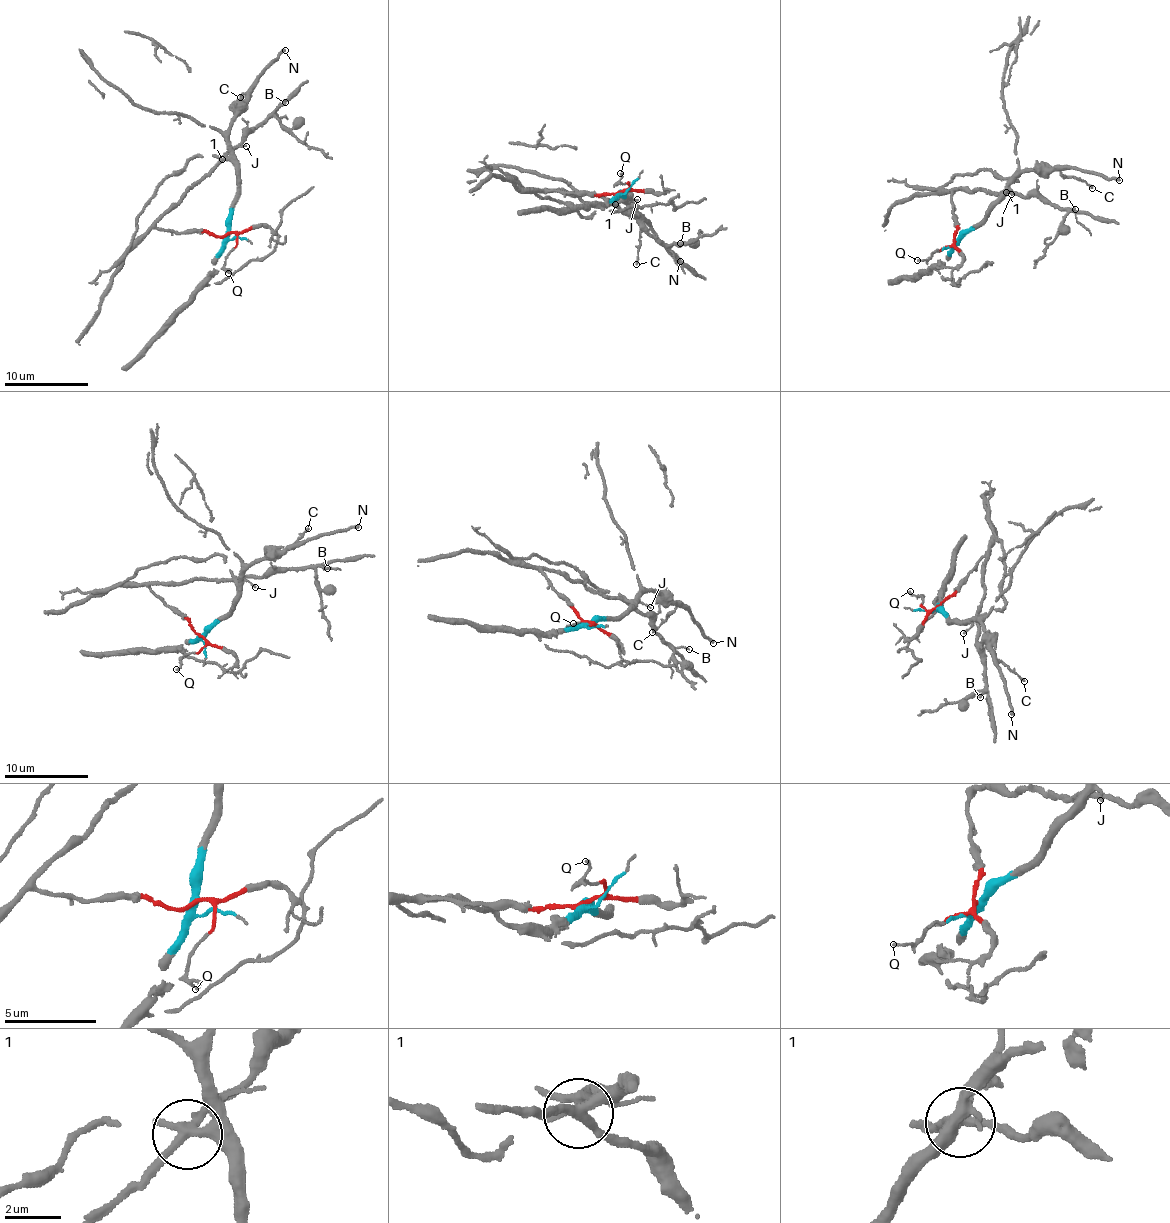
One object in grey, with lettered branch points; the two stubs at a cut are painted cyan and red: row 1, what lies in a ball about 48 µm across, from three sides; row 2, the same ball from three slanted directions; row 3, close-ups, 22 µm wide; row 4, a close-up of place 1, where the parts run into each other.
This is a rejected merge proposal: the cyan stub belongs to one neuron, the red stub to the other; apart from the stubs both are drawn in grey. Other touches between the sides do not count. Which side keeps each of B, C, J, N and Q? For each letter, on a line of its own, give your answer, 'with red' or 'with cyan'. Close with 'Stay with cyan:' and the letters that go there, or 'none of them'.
B: with red
C: with cyan
J: with cyan
N: with cyan
Q: with red
Stay with cyan: C, J, N

